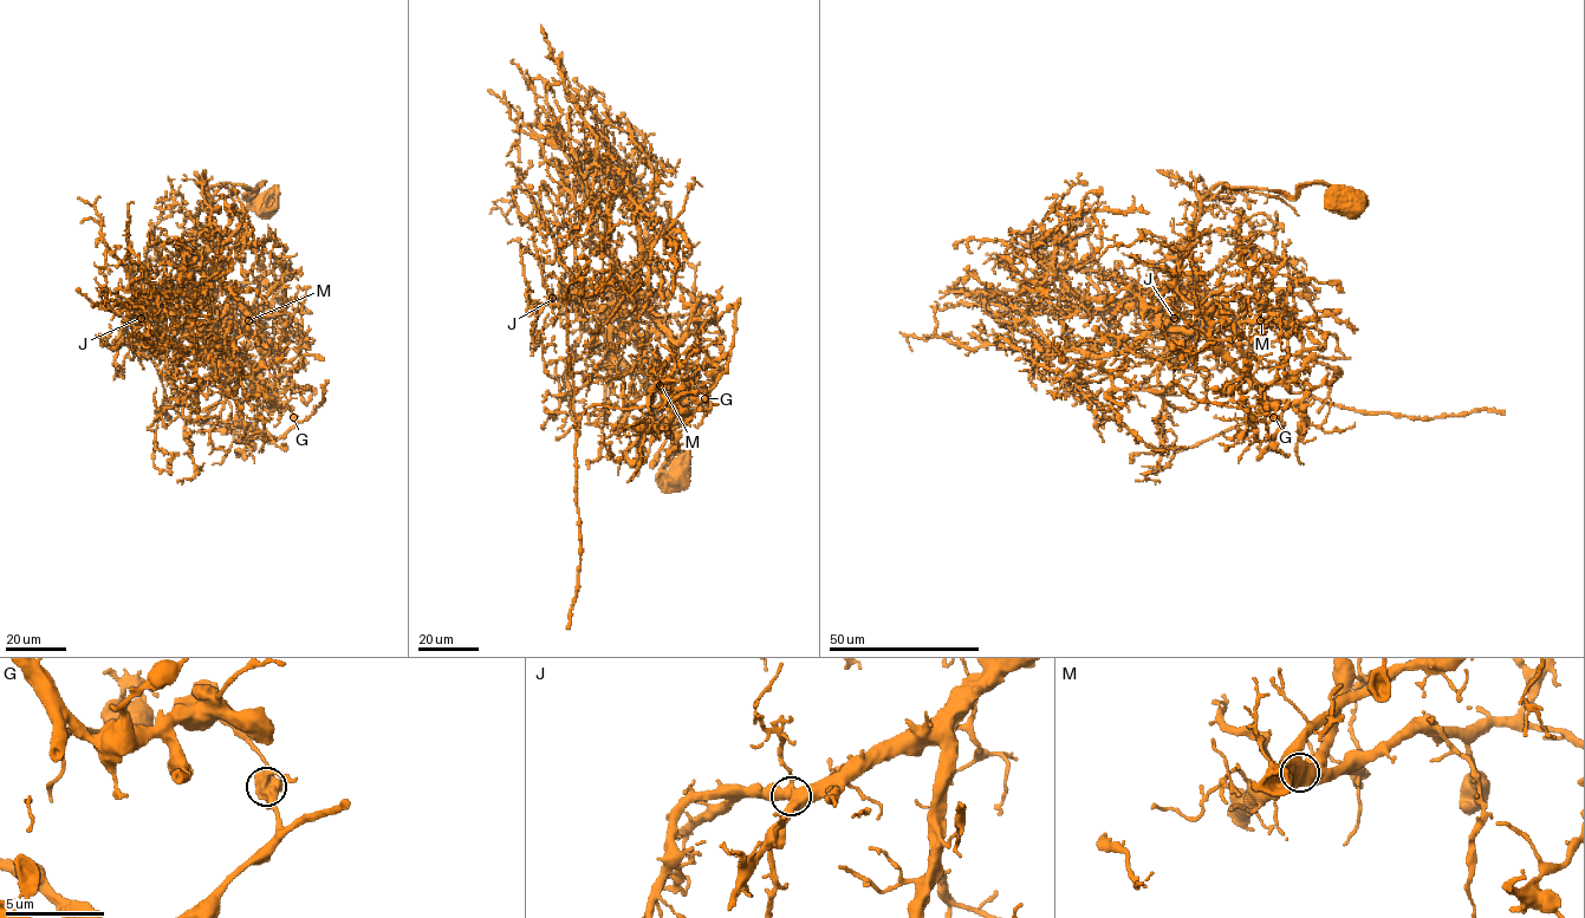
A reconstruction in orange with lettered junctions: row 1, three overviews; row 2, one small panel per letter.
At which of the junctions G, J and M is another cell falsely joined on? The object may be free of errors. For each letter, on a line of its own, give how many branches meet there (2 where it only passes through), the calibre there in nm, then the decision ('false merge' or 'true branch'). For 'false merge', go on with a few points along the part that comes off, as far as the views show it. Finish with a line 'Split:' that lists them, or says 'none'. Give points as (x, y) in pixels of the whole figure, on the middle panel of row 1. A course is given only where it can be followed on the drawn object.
G: 4 branches meet; 600 nm thick; false merge; foreign part runs (705, 398), (591, 404), (577, 435), (569, 414), (544, 410), (553, 420), (558, 398), (586, 401)
J: 3 branches meet; 480 nm thick; true branch
M: 3 branches meet; 550 nm thick; true branch
Split: G

